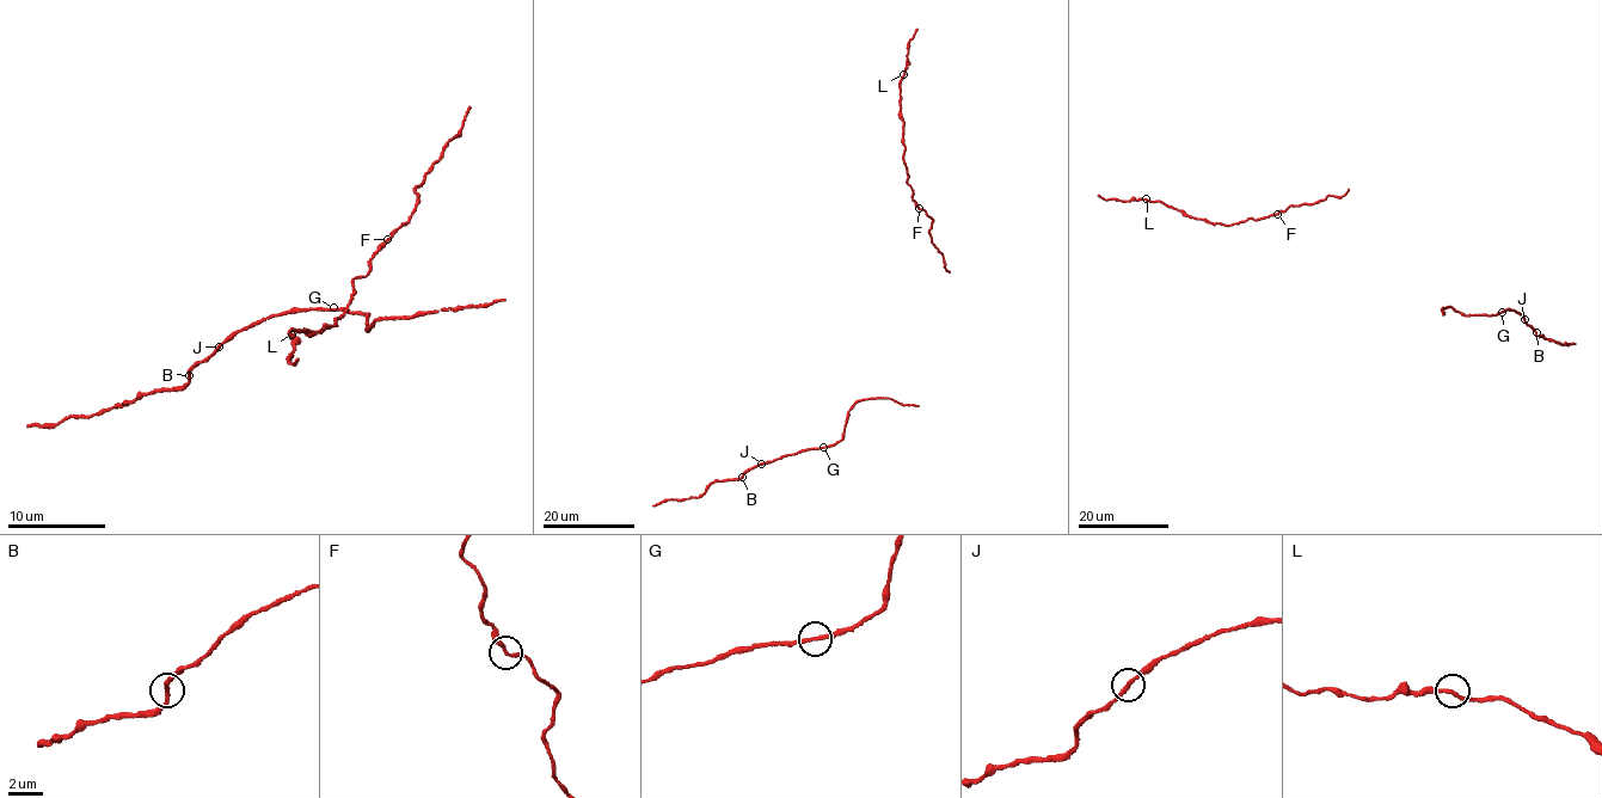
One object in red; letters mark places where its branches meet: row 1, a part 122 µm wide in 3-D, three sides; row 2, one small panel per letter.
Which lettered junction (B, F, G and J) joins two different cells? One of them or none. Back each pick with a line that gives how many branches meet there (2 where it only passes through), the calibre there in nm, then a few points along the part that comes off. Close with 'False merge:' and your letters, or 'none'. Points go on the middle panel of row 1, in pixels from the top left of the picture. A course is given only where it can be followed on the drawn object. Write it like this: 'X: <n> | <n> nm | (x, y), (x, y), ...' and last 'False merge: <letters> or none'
False merge: none

